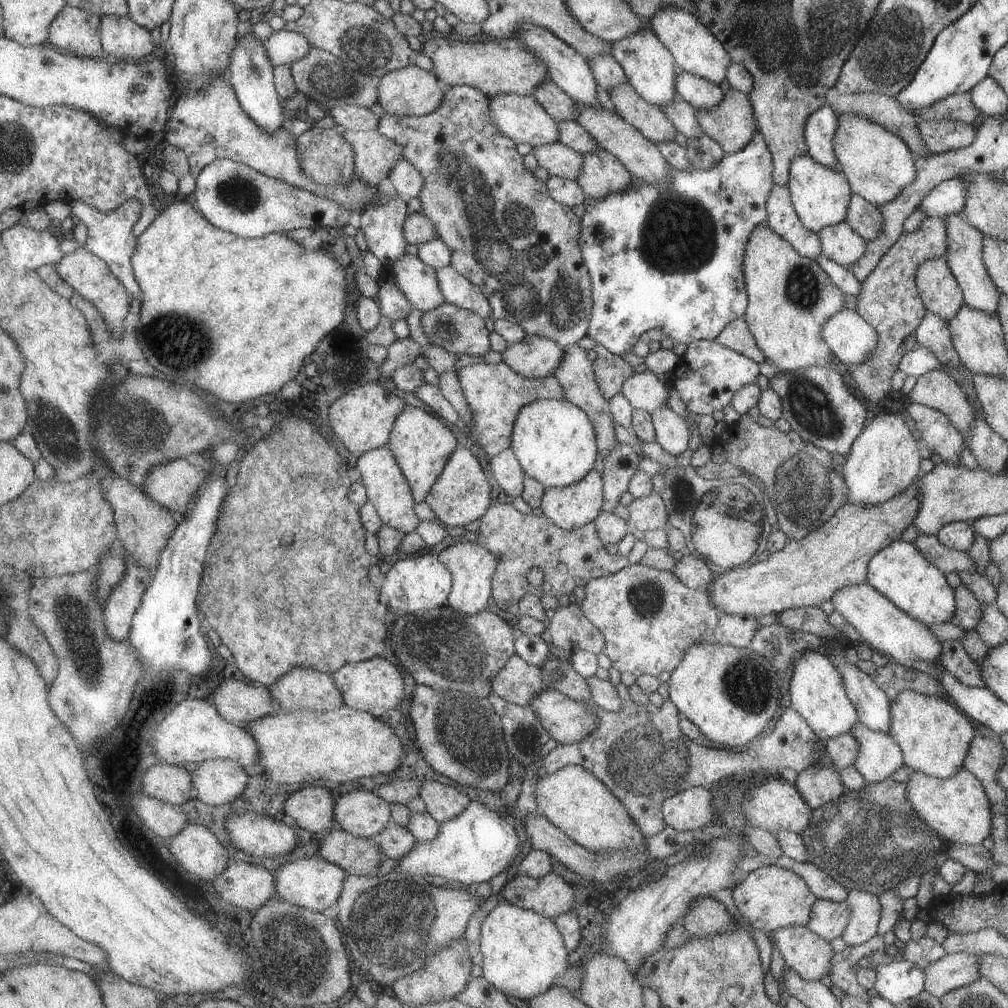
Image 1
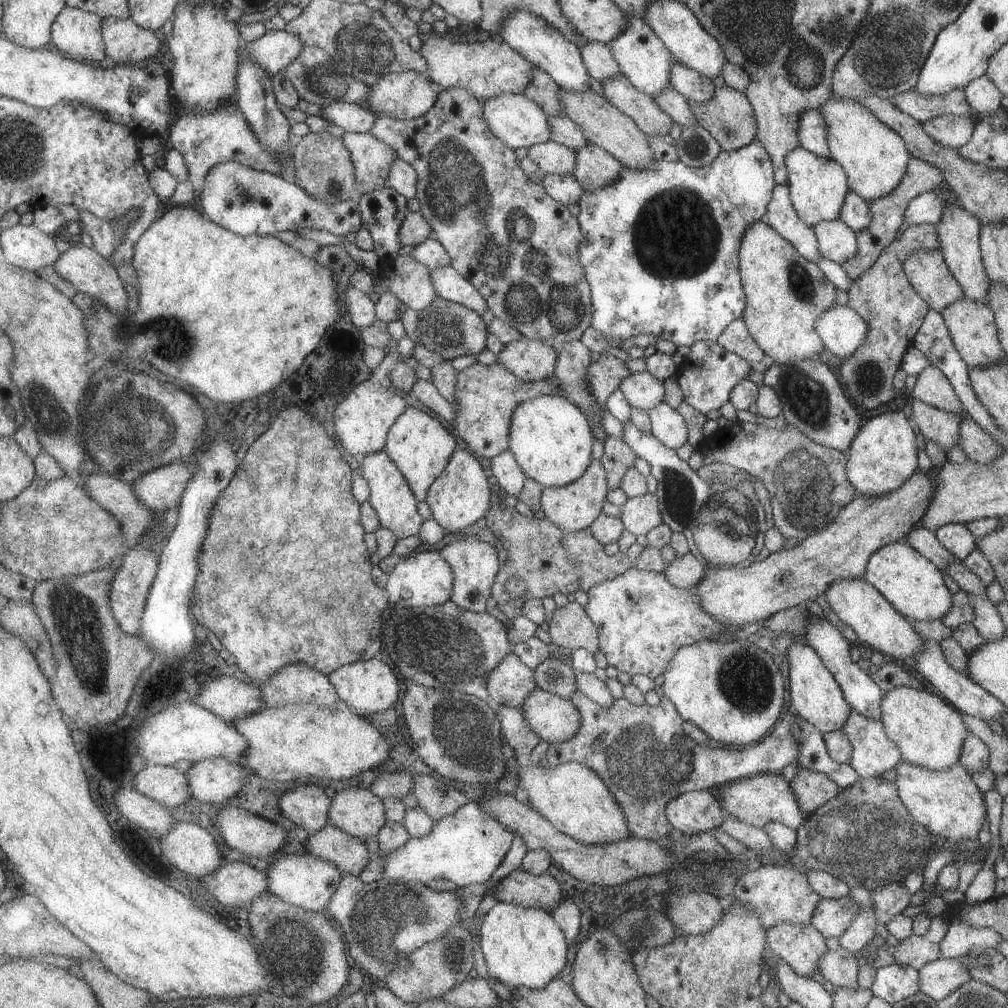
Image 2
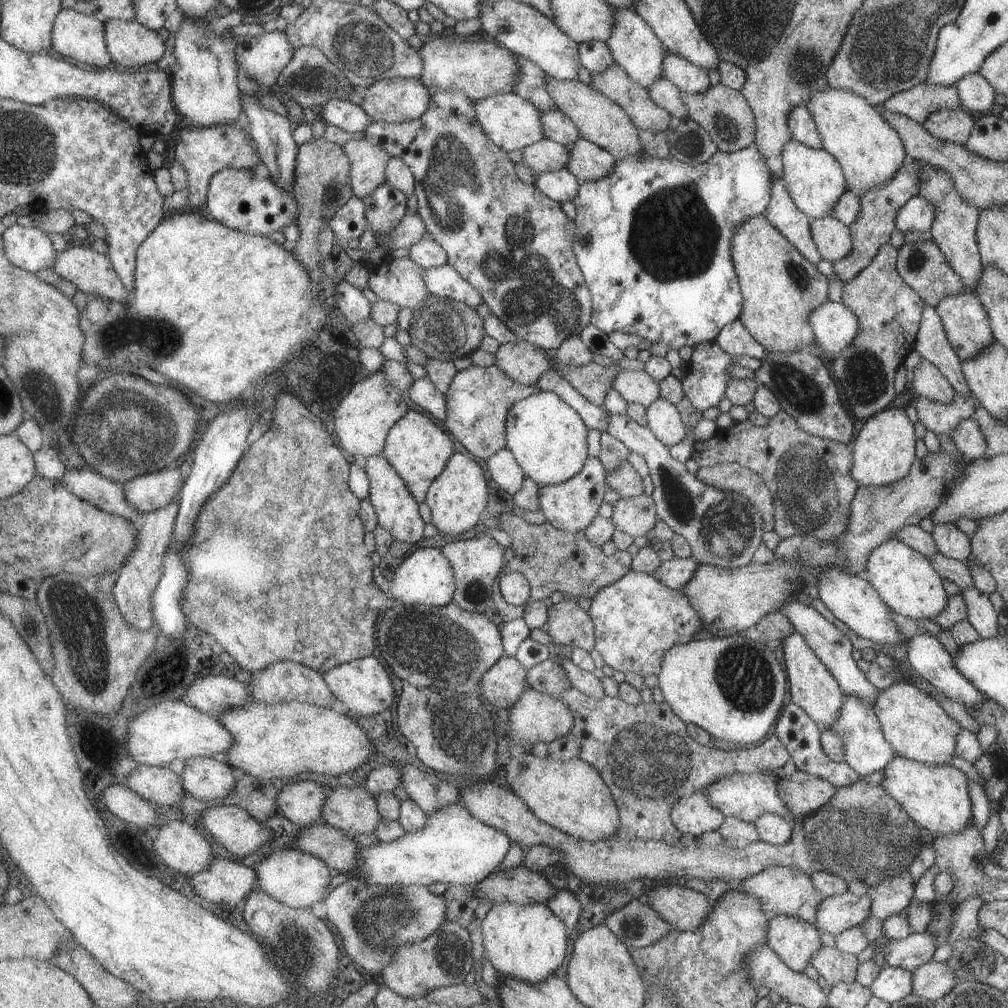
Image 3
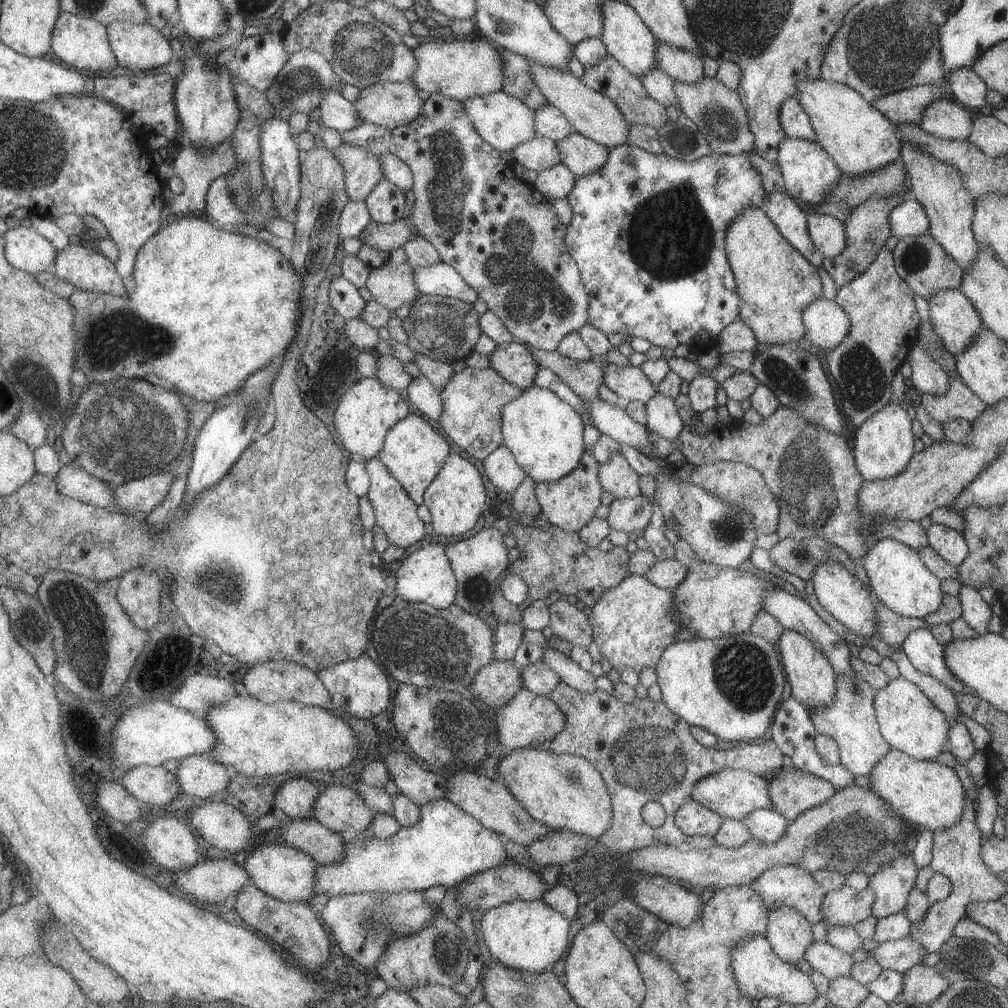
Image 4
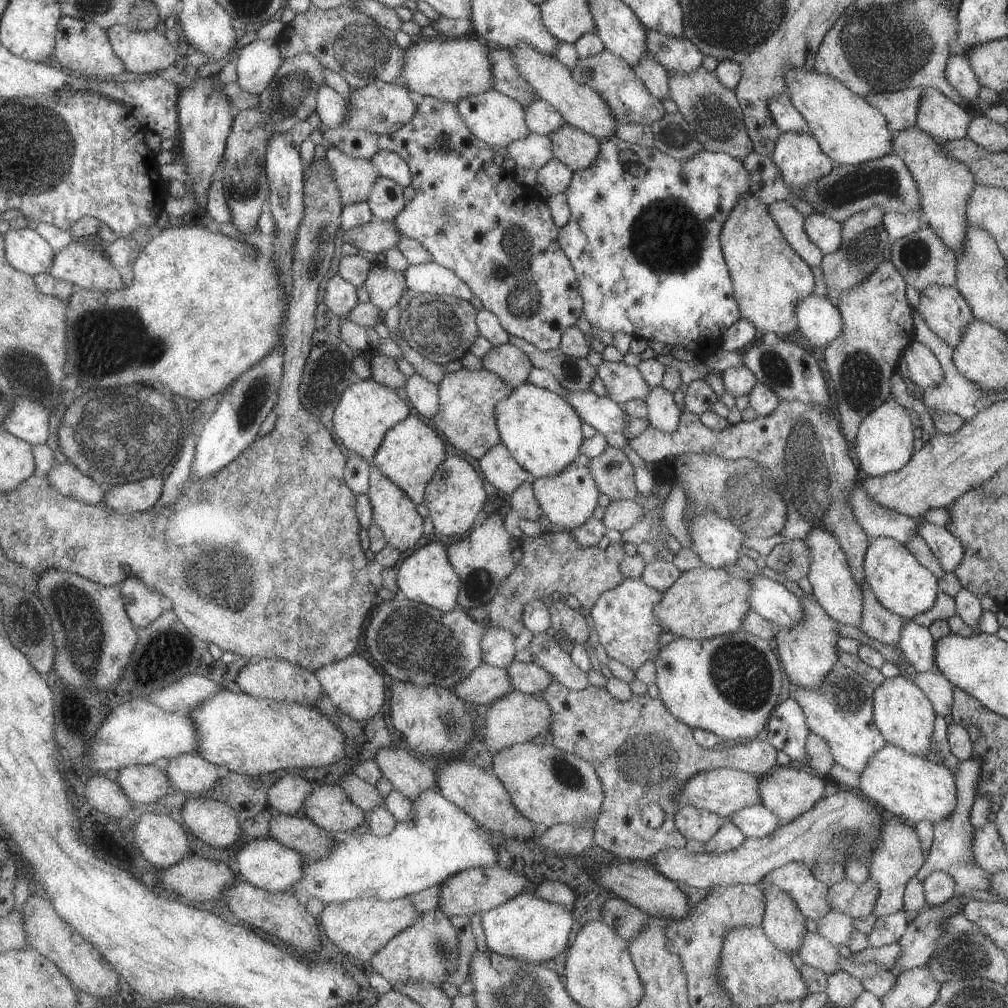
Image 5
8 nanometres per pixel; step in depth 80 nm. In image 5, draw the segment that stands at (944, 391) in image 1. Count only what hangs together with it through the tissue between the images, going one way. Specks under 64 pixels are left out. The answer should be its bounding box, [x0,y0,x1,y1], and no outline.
[903,341,943,388]

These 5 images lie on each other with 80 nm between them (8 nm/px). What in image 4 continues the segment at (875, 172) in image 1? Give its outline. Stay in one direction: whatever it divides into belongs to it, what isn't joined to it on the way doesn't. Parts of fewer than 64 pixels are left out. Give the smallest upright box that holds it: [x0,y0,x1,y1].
[795,79,902,175]

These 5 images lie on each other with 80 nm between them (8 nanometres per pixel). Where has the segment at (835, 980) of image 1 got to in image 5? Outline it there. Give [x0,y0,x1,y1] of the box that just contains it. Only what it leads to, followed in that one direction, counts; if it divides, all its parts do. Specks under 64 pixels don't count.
[797,931,838,975]

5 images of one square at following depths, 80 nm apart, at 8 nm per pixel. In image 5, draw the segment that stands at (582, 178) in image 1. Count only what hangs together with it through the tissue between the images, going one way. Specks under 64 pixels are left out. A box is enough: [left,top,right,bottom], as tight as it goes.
[547,123,599,172]

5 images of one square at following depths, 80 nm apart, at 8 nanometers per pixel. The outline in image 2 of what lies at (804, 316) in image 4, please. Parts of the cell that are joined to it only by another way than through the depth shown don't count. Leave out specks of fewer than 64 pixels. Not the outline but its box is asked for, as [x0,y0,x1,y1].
[814,303,868,362]

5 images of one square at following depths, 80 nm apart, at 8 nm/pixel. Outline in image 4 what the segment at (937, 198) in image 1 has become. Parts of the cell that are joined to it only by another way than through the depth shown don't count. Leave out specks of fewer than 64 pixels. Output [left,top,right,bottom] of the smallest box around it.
[888,197,928,239]

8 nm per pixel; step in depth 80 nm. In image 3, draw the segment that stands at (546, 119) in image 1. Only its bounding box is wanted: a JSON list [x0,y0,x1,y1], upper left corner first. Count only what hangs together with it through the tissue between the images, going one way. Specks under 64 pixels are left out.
[475,93,544,152]

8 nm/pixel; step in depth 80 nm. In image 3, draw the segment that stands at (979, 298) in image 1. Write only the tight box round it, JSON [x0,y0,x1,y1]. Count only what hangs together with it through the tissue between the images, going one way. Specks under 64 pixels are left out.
[916,161,983,292]

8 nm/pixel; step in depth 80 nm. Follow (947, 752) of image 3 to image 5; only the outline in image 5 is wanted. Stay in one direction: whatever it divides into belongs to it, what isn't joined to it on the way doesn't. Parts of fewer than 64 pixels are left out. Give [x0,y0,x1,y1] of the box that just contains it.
[872,674,936,756]

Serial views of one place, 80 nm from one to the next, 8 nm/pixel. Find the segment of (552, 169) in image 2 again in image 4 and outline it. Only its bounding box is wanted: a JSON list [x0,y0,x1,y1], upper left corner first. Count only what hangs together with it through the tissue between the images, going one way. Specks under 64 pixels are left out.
[509,135,560,173]

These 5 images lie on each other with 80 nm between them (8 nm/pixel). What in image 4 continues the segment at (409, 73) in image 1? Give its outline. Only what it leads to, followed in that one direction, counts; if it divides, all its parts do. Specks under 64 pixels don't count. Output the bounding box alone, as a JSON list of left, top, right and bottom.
[355,80,425,130]

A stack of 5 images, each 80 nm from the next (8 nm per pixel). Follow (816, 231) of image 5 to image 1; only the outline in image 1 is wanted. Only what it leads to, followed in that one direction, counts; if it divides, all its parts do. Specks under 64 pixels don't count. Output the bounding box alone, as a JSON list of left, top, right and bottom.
[816,221,865,266]

